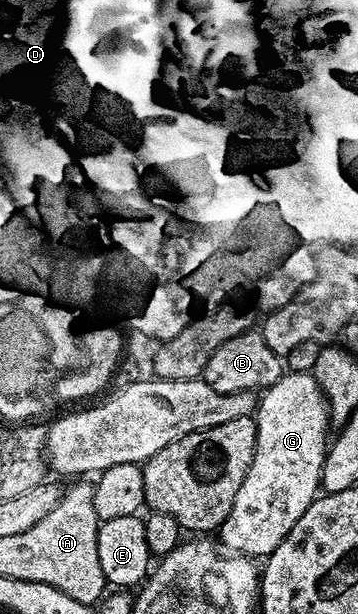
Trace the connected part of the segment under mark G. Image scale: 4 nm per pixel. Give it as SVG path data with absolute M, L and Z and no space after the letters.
M283 372L282 378L261 394L256 424L258 438L252 467L248 467L240 491L236 491L236 503L224 519L220 536L221 544L226 544L231 554L265 559L296 527L296 519L308 511L320 493L322 464L328 452L328 410L314 374Z

